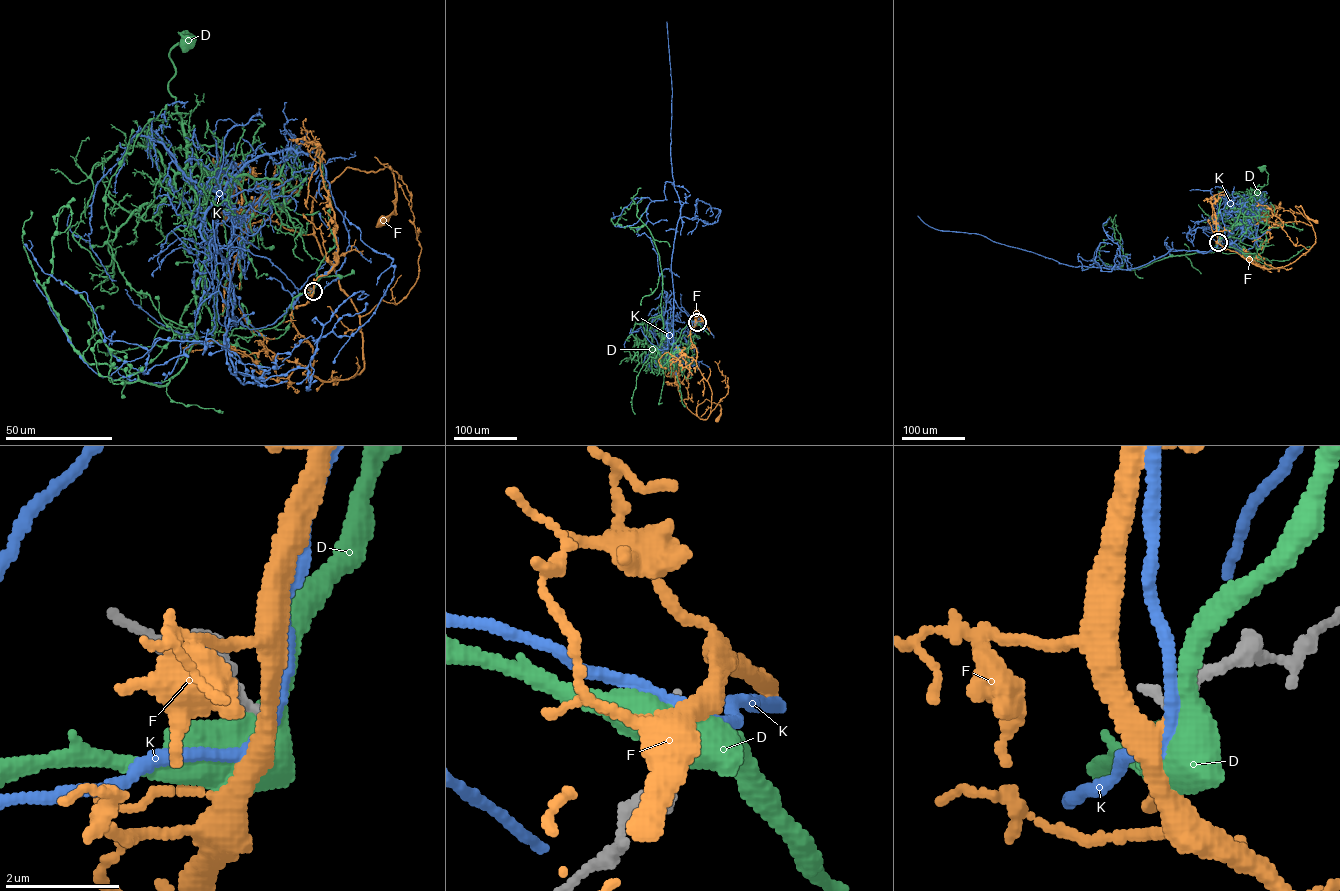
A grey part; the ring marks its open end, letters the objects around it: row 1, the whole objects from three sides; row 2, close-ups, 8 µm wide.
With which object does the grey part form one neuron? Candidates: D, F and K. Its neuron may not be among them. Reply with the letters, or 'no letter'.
F

